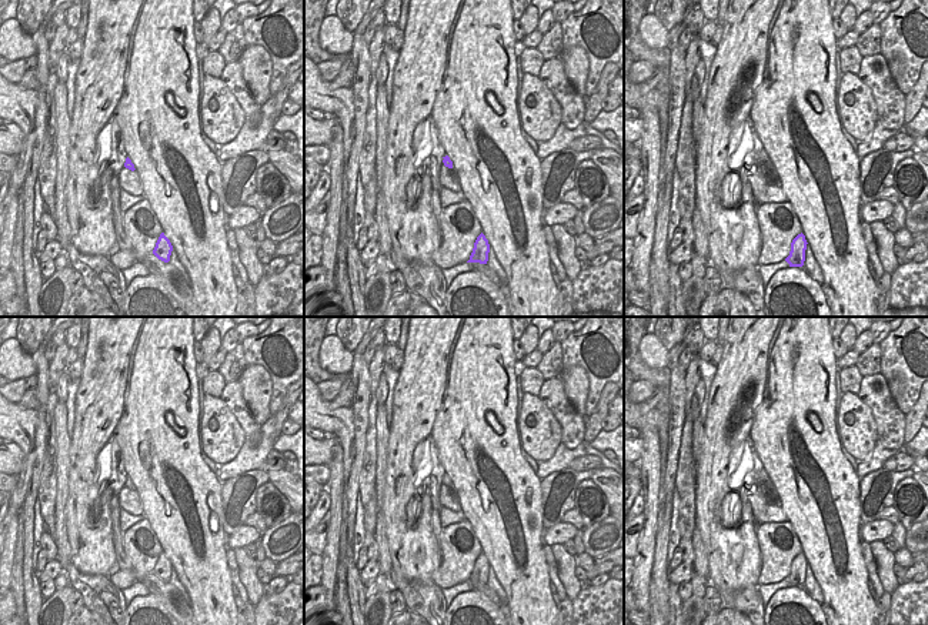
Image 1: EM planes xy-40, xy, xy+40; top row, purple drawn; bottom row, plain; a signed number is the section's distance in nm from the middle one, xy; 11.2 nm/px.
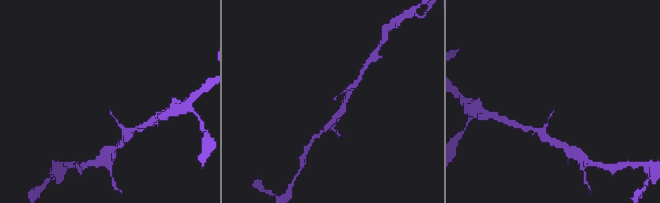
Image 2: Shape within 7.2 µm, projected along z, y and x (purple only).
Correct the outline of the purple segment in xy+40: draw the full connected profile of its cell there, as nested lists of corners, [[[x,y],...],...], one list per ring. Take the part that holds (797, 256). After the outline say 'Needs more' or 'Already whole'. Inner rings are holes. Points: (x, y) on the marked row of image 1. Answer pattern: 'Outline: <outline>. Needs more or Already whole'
Outline: [[[802,233],[798,234],[792,240],[790,255],[785,258],[785,261],[790,264],[790,267],[802,267],[804,265],[807,244],[808,243]]]. Already whole

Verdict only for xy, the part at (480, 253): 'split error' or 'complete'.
complete

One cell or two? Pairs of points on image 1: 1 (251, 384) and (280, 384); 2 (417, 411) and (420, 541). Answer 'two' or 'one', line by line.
1: two
2: one

